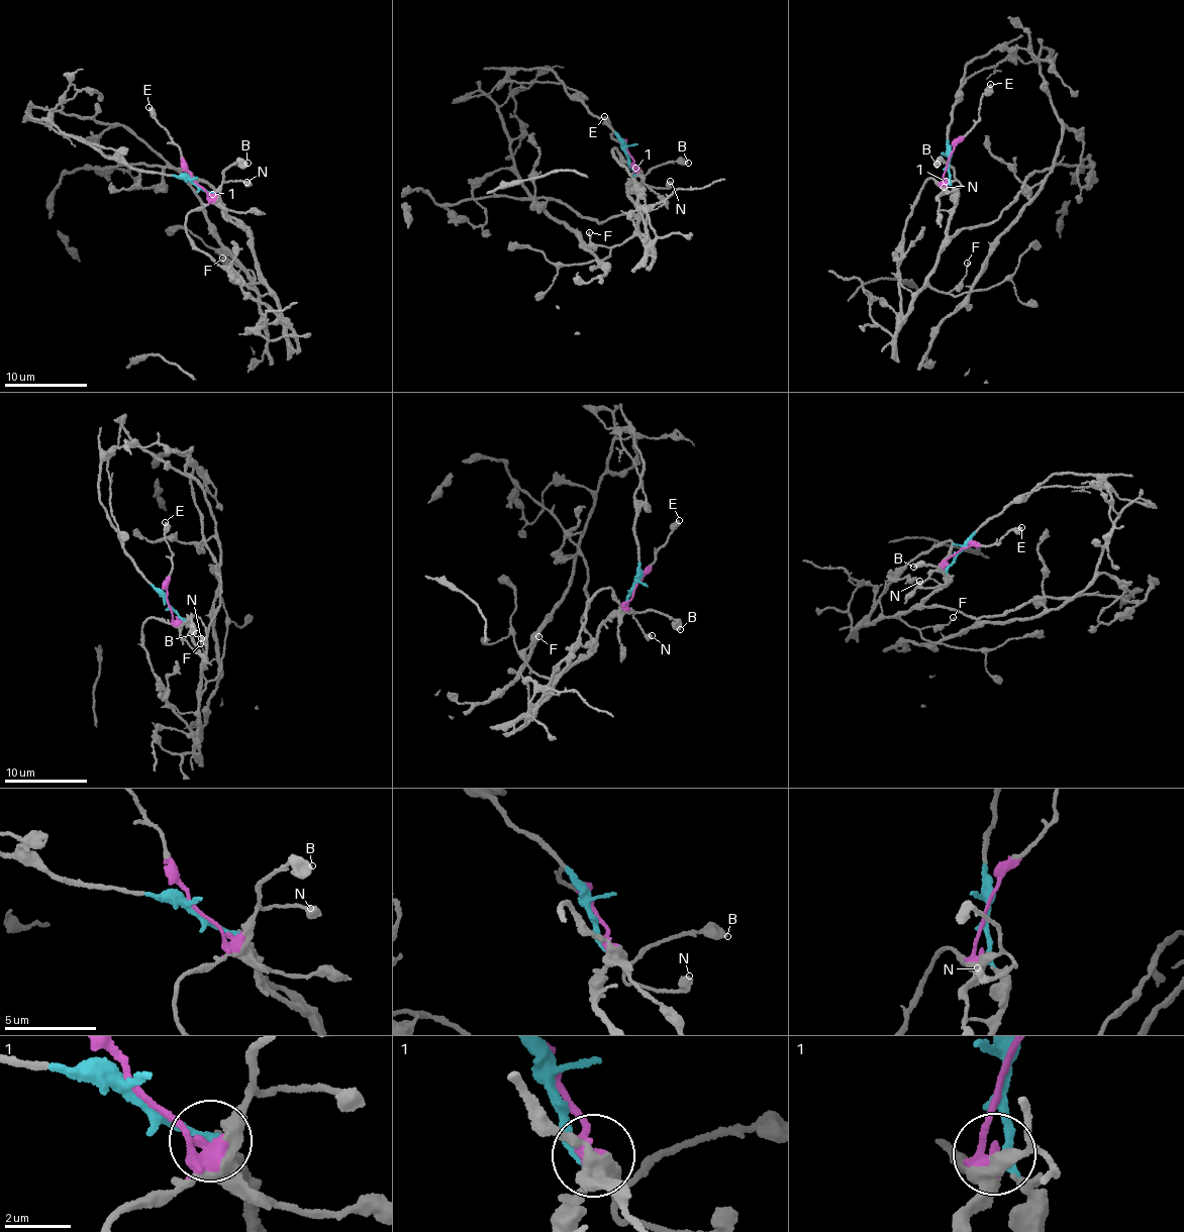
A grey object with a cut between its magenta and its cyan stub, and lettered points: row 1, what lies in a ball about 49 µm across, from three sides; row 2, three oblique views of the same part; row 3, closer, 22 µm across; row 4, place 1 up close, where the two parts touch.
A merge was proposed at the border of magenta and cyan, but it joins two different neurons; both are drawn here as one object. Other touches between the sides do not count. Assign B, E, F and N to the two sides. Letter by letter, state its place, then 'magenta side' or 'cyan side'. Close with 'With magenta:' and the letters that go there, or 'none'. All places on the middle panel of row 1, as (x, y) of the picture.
B: (688, 163) | magenta side
E: (604, 116) | magenta side
F: (589, 232) | cyan side
N: (670, 181) | magenta side
With magenta: B, E, N

